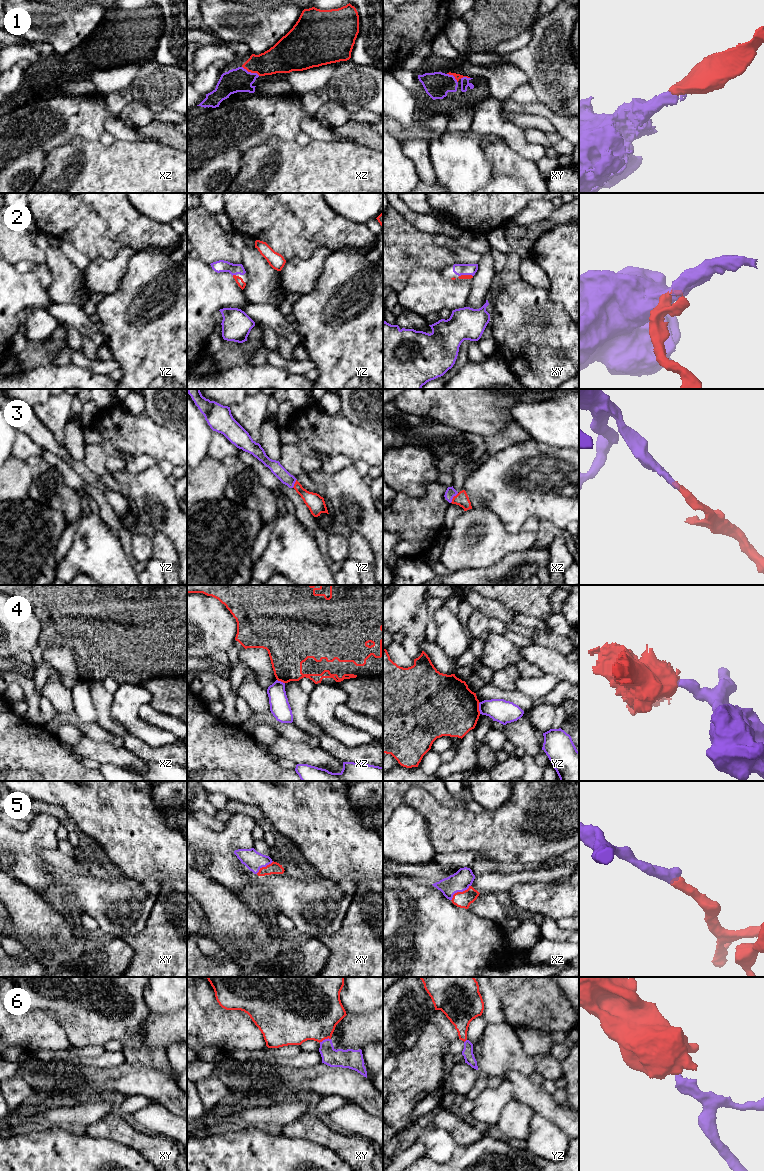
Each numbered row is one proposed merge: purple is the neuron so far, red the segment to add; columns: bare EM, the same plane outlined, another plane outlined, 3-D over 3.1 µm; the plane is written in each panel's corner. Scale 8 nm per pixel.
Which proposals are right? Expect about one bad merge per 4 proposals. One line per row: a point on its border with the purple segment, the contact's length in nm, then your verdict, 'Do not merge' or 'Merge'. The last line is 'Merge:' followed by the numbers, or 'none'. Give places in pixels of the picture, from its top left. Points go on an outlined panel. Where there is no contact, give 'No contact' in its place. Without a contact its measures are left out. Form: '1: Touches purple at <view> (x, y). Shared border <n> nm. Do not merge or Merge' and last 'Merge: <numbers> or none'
1: Touches purple at xz (250, 72). Shared border 160 nm. Merge
2: Touches purple at yz (233, 274). Shared border 30 nm. Merge
3: Touches purple at xz (453, 496). Shared border 100 nm. Merge
4: Touches purple at yz (479, 708). Shared border 100 nm. Do not merge
5: Touches purple at xz (459, 891). Shared border 200 nm. Merge
6: Touches purple at xy (325, 1039). Shared border 100 nm. Merge
Merge: 1, 2, 3, 5, 6

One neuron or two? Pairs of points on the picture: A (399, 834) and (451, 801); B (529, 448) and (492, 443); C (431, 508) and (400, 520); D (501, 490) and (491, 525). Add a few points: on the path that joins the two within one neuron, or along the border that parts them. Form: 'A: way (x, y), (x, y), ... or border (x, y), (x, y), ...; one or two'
A: border (404, 805), (410, 805), (425, 819), (430, 841); two
B: border (531, 439), (525, 442), (516, 442), (491, 455); two
C: way (419, 502), (399, 502), (394, 508); one
D: border (472, 507), (492, 511), (508, 532); two

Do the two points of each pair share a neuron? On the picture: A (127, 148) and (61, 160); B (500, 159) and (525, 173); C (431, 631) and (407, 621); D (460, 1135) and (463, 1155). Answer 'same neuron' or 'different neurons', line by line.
A: same neuron
B: same neuron
C: different neurons
D: different neurons

